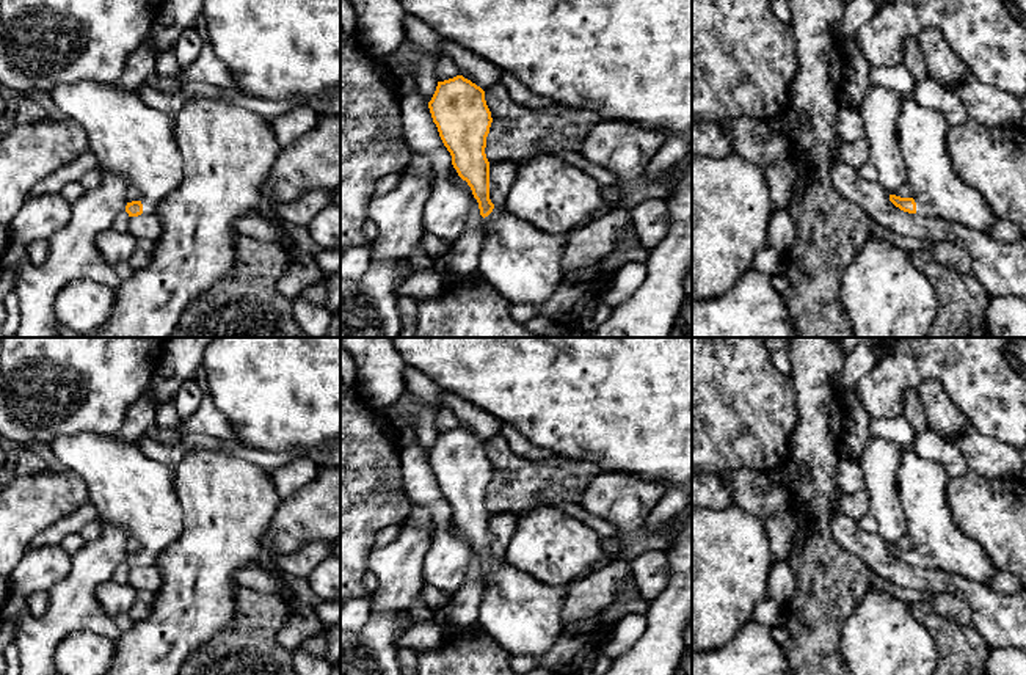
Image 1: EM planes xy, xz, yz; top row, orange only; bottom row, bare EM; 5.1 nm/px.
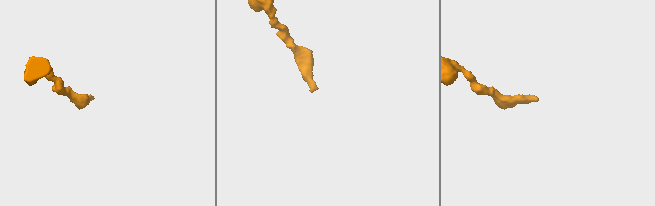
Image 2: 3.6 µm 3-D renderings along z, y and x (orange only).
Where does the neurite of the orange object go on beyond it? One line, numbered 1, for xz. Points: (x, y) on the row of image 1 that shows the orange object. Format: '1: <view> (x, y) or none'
1: xz (523, 262)

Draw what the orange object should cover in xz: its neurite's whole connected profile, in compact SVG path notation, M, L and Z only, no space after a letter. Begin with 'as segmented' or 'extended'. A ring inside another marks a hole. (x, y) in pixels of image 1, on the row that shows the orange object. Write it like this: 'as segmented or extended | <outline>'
extended | M463 75L438 82L428 108L453 168L471 187L483 217L478 272L511 305L546 303L565 275L562 259L573 231L549 234L494 209L485 154L493 118L480 86Z

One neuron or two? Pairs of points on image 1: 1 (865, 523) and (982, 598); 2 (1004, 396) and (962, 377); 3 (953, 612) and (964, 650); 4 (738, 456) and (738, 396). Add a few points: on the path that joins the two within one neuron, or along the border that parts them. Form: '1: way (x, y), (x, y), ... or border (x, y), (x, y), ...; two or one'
1: border (855, 521), (863, 529), (876, 534); two
2: way (993, 396), (973, 377); one
3: border (926, 602), (940, 616), (959, 625), (970, 625); two
4: way (738, 441), (738, 410); one

